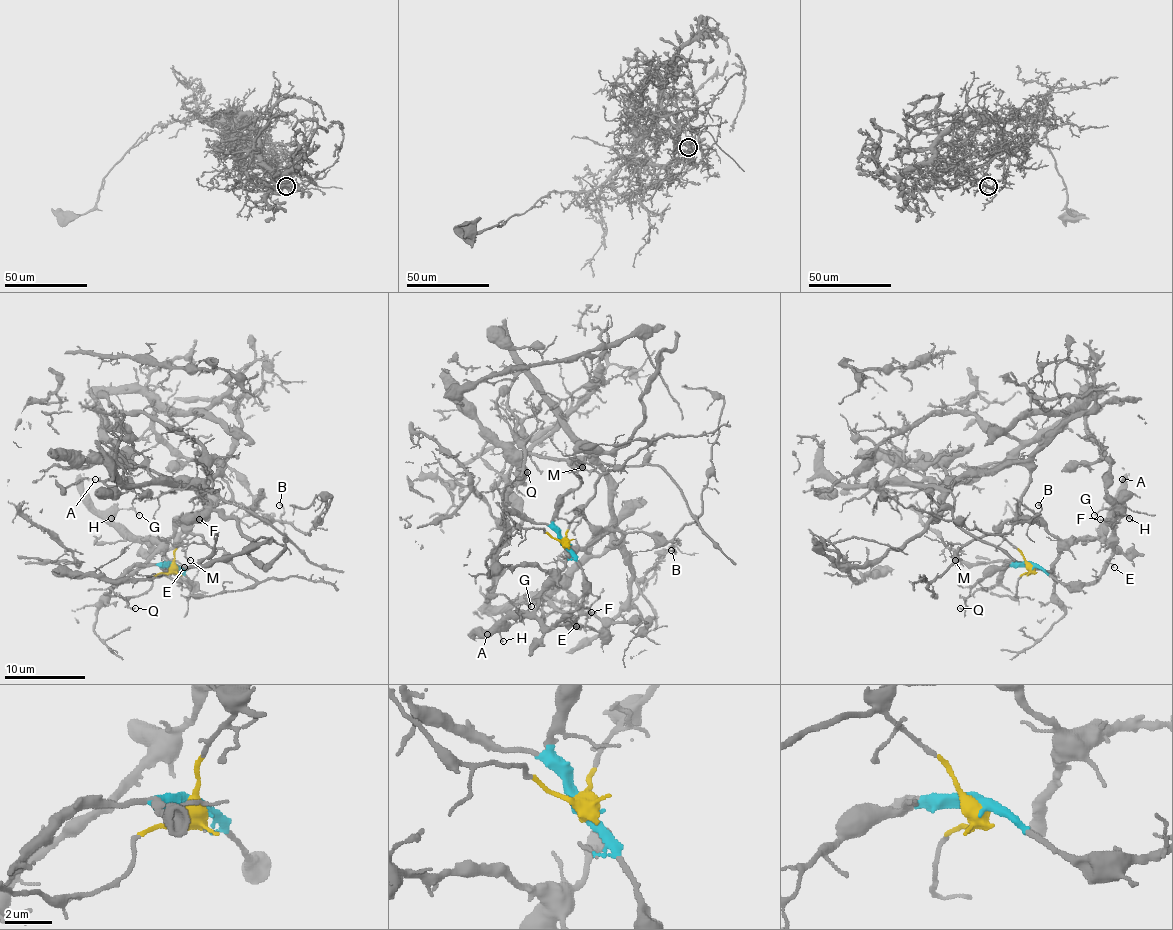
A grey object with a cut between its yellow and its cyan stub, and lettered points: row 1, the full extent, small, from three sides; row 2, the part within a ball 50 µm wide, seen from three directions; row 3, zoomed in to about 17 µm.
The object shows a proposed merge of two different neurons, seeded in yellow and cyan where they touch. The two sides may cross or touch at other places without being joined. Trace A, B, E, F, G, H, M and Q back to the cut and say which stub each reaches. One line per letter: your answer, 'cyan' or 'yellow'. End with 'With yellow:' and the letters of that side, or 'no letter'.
A: cyan
B: yellow
E: cyan
F: cyan
G: cyan
H: cyan
M: yellow
Q: cyan
With yellow: B, M

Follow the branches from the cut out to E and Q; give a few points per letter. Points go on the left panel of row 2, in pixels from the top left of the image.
E: (172, 567), (176, 567), (190, 585), (174, 563), (178, 561), (184, 567)
Q: (172, 567), (132, 567), (111, 587), (130, 607), (136, 607)

